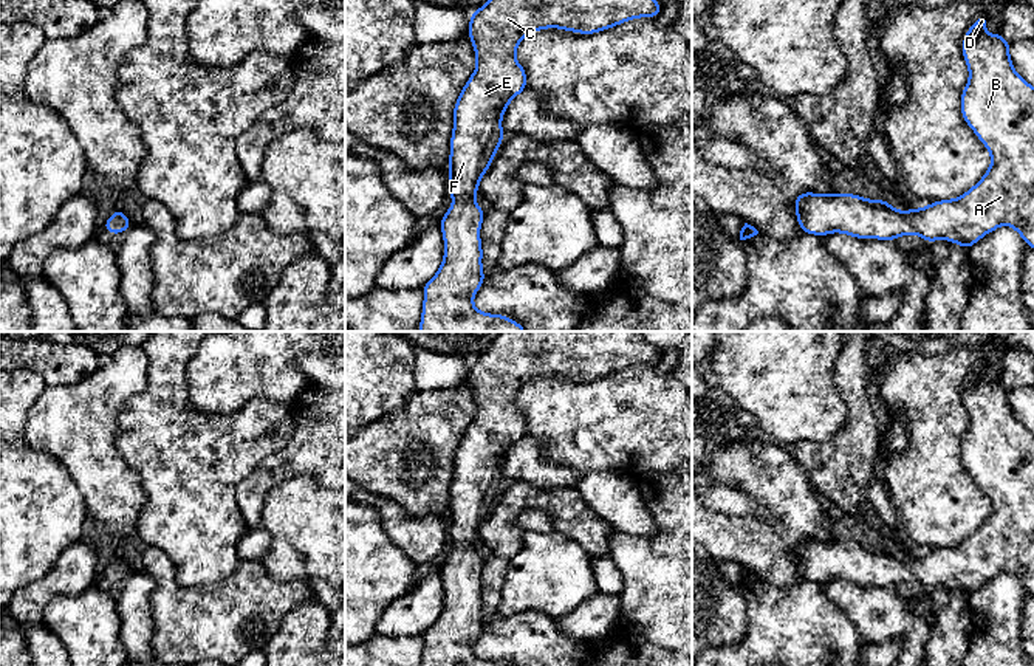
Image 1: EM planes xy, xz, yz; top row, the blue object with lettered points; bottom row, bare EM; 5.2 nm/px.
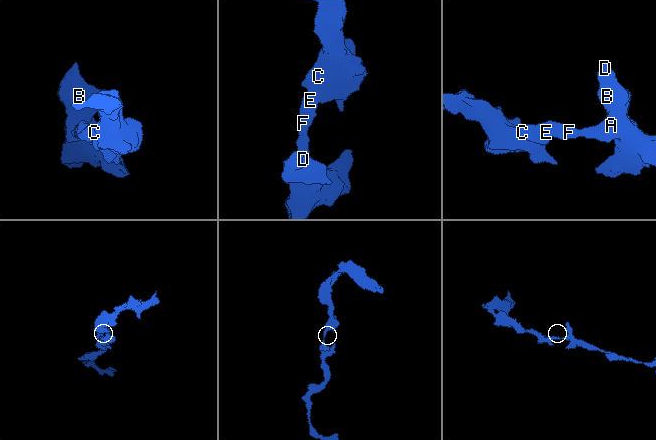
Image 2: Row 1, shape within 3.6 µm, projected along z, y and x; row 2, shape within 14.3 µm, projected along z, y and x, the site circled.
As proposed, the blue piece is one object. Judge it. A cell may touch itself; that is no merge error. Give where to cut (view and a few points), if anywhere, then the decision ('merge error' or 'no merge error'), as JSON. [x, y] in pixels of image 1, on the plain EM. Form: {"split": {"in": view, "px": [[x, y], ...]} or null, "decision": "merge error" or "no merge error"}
{"split": null, "decision": "no merge error"}

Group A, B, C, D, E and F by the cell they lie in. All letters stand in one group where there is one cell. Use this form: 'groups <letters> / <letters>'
groups A B C D E F

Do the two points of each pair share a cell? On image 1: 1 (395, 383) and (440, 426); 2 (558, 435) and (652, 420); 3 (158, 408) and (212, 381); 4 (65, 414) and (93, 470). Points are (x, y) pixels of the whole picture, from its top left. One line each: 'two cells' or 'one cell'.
1: two cells
2: one cell
3: two cells
4: one cell

